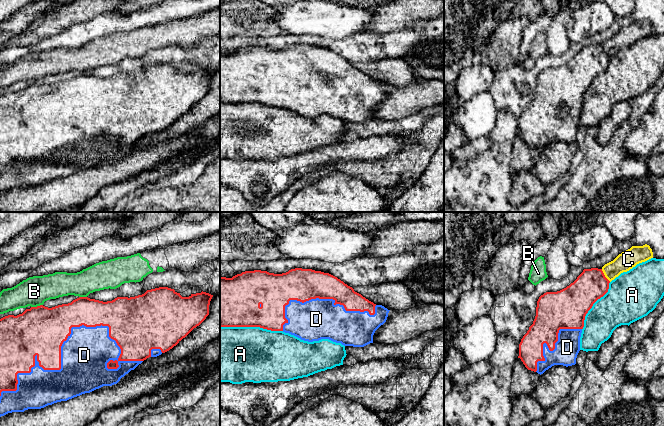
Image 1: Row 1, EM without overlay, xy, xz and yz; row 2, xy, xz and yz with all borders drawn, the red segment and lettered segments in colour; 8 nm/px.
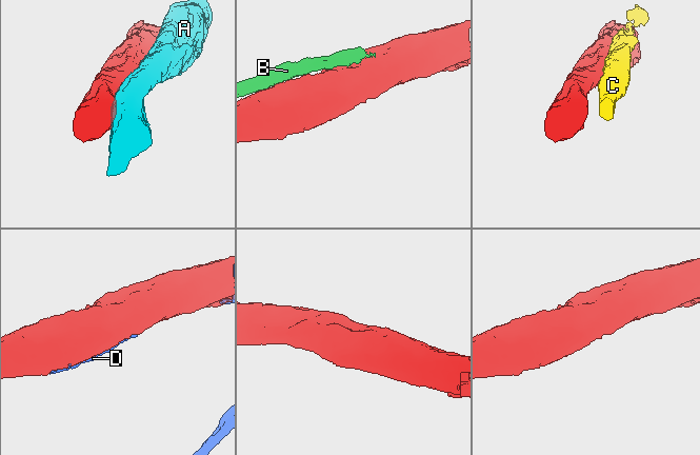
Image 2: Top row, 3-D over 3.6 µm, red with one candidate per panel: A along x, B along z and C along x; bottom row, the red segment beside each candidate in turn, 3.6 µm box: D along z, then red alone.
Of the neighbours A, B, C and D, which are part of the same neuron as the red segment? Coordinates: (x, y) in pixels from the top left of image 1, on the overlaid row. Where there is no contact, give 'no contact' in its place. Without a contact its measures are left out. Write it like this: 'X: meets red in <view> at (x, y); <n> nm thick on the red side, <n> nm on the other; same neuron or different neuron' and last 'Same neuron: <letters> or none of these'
A: meets red in xz at (251, 326); 400 nm thick on the red side, 440 nm on the other; different neuron
B: meets red in xy at (36, 307); 400 nm thick on the red side, 240 nm on the other; different neuron
C: meets red in yz at (604, 275); 240 nm thick on the red side, 150 nm on the other; different neuron
D: meets red in xy at (62, 343); 400 nm thick on the red side, 380 nm on the other; same neuron
Same neuron: D

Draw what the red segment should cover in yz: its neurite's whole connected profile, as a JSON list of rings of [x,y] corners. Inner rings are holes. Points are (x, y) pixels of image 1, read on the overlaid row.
[[[584,269],[566,288],[546,292],[539,297],[533,324],[519,344],[518,358],[528,370],[541,375],[554,365],[568,367],[576,364],[585,316],[593,304],[608,292],[609,283],[602,269]]]

